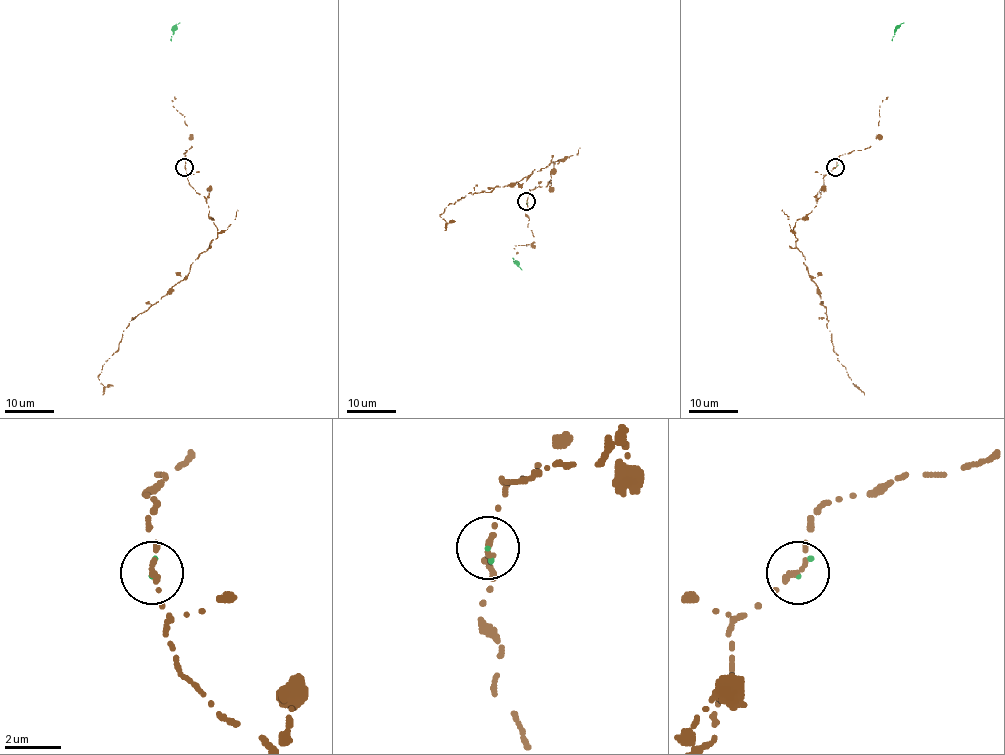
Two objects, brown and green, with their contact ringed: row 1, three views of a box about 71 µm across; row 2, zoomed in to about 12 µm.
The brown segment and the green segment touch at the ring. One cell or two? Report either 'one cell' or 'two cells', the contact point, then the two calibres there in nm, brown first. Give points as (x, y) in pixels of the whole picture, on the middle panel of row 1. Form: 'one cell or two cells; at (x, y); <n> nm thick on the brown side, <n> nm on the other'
one cell; at (526, 201); 220 nm thick on the brown side, 90 nm on the other

